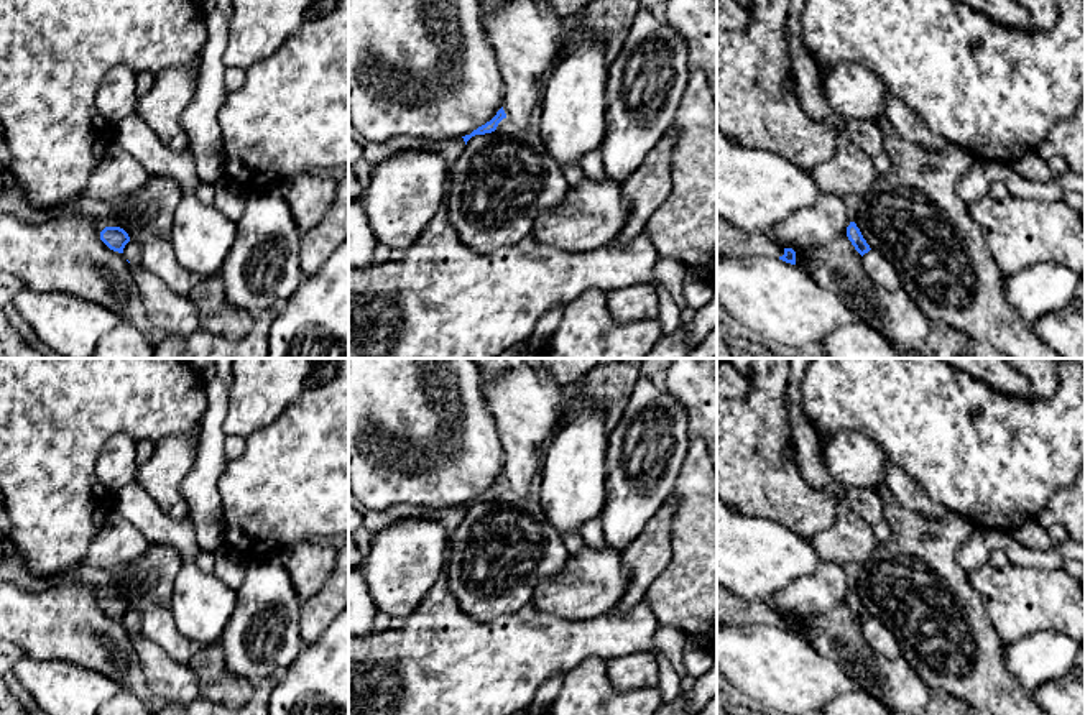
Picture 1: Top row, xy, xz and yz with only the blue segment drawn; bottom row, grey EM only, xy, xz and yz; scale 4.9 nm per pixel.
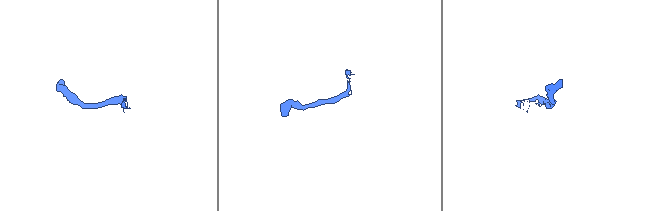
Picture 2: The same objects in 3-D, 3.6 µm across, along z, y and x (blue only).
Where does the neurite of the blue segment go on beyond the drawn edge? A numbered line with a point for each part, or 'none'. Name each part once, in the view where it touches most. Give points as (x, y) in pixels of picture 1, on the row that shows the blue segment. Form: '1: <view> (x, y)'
1: xy (132, 252)

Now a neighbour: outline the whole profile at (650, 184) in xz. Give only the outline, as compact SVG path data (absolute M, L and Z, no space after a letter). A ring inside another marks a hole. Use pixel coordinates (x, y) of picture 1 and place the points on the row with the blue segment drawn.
M676 125L644 156L639 168L621 182L628 217L615 242L630 242L639 235L649 217L667 199L671 182L671 155L677 138Z

